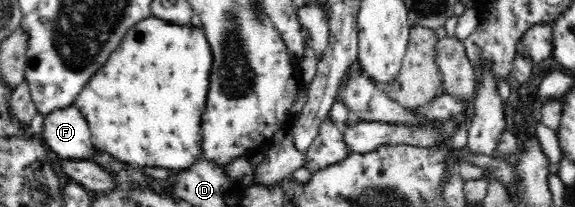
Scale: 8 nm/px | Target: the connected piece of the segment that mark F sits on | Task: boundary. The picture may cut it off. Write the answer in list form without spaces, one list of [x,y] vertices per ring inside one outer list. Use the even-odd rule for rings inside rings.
[[[75,105],[45,116],[40,137],[58,160],[93,160],[102,151],[94,146],[90,127]]]

